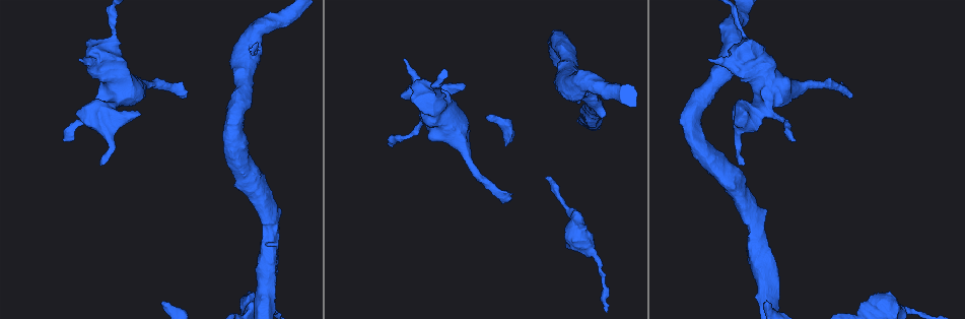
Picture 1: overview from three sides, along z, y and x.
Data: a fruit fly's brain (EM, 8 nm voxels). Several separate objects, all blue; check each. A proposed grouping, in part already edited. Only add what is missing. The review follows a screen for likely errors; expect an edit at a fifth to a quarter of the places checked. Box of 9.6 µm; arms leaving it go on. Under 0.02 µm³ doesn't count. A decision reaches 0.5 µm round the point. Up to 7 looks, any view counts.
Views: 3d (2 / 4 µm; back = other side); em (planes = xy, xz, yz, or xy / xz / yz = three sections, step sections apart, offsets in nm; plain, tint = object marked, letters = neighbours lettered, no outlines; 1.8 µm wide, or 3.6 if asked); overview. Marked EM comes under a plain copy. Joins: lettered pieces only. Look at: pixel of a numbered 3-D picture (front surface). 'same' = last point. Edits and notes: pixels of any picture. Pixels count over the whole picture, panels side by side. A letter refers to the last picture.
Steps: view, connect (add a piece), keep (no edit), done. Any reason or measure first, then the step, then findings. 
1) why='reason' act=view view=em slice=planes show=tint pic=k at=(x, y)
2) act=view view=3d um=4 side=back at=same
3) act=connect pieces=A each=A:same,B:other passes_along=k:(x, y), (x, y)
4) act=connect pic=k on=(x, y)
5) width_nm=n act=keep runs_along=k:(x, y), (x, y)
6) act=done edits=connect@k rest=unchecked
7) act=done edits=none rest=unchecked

why='thin end' act=view view=3d um=2 pic=1 at=(64, 140)

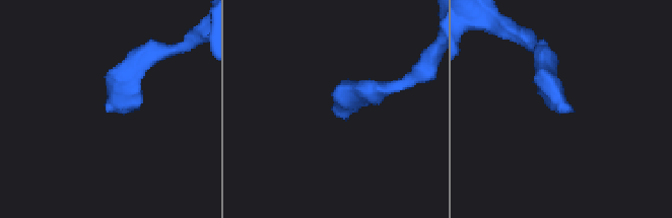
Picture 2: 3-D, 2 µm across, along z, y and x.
why='need the tissue' act=view view=em slice=planes show=letters pic=2 at=(338, 117)

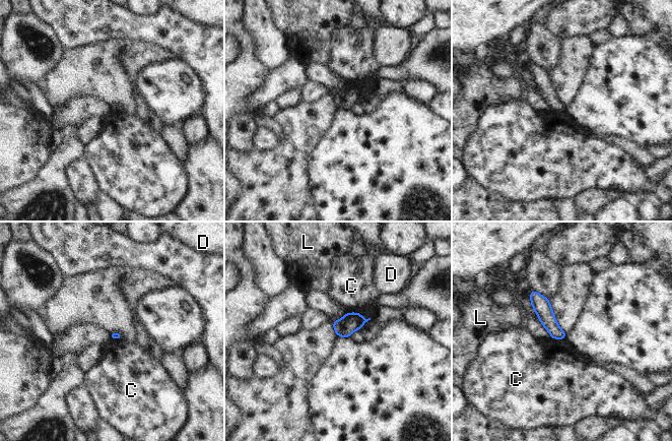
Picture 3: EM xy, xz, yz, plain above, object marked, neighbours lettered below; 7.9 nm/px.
act=keep each=C:other,D:other,L:other border=3:(347, 311), (358, 312), (370, 318) found='no lettered piece goes on from it'

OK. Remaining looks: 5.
why='free end' act=view view=em slice=planes show=letters pic=1 at=(185, 97)

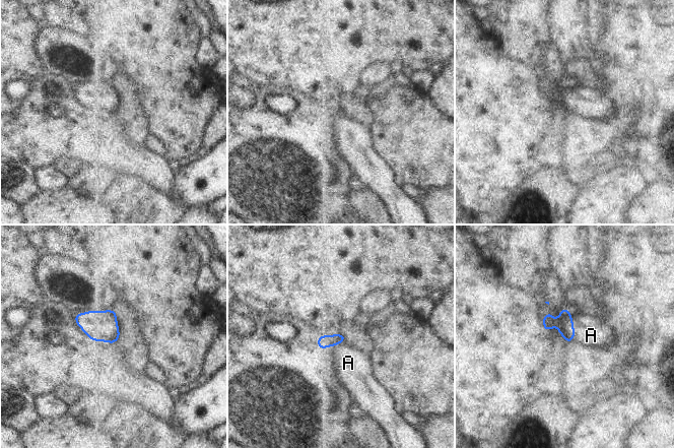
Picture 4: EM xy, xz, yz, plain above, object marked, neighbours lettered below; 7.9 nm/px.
longest_contact=A:220nm act=connect pieces=A each=A:same found='the cell continues'

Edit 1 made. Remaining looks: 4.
why='an open end' act=view view=em slice=xz step=4 show=tint pic=1 at=(162, 302)

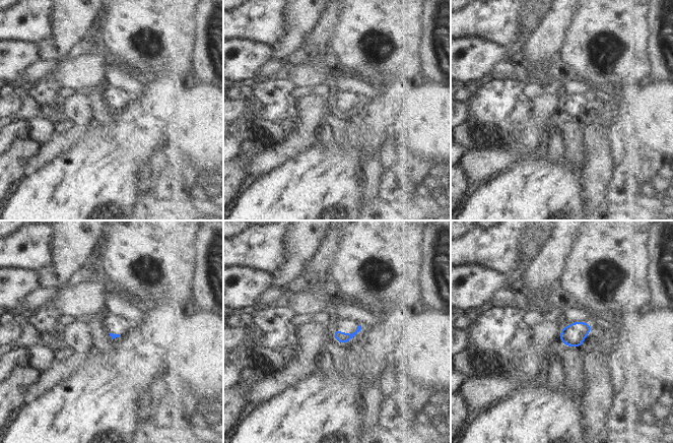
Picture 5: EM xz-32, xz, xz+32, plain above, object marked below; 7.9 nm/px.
why='cut it another way' act=view view=em slice=planes show=letters at=same

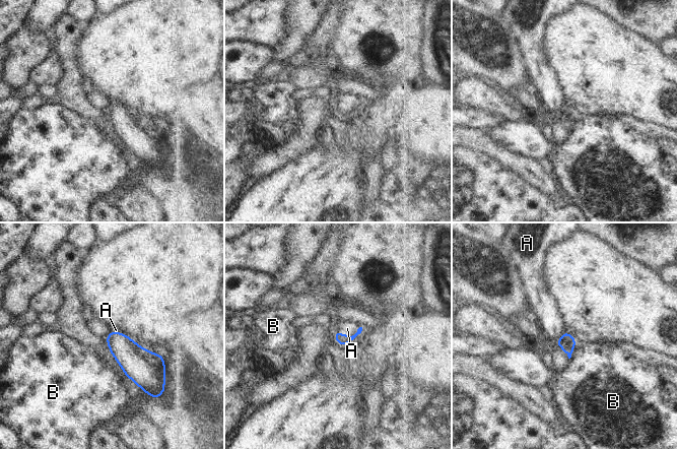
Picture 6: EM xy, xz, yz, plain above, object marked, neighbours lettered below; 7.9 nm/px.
longest_contact=A:220nm act=connect pieces=A each=A:same,B:other passes_along=6:(342, 339), (347, 335), (347, 328) found='it goes on there'

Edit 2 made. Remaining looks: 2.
act=done edits=connect@4,connect@6 rest=unchecked

